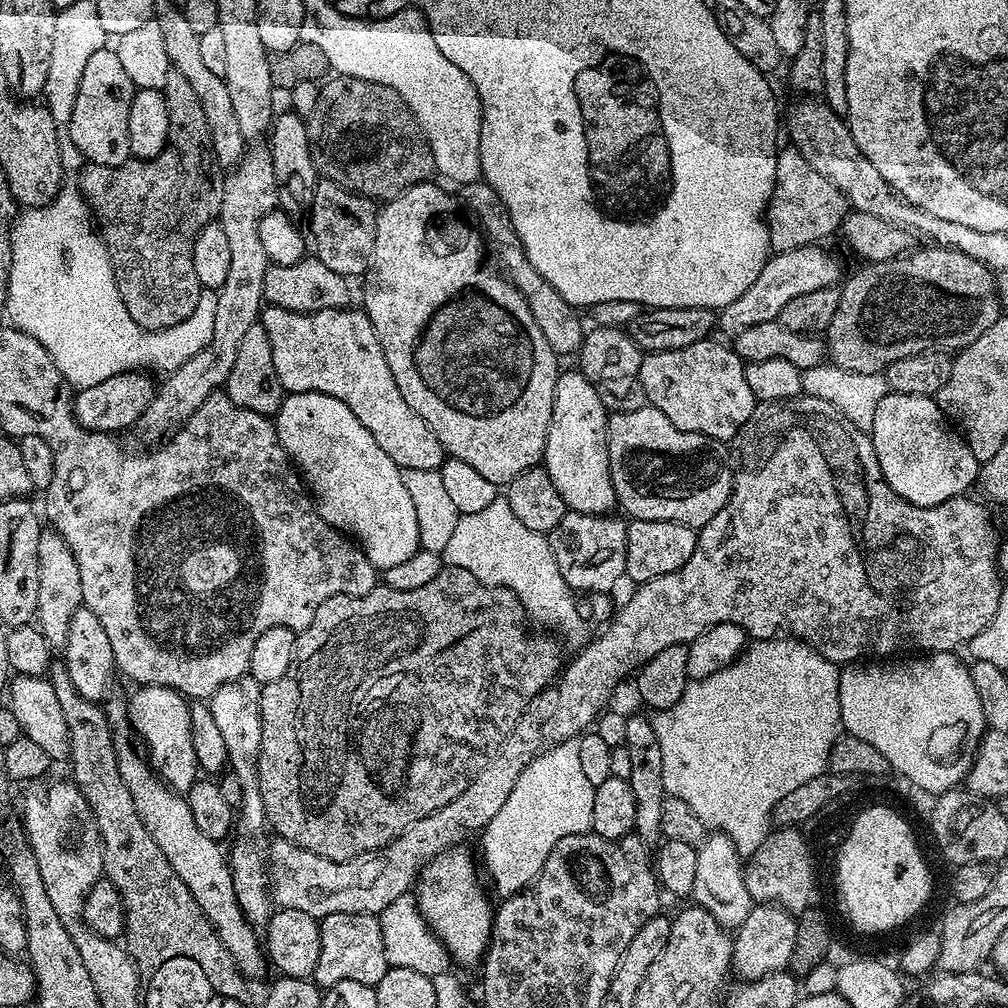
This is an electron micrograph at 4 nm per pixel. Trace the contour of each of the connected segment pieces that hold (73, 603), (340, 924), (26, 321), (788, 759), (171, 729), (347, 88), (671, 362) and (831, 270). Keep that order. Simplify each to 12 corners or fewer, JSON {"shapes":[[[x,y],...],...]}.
{"shapes":[[[56,531],[38,538],[35,623],[63,649],[82,577]],[[379,915],[320,920],[314,977],[375,984],[390,967]],[[87,200],[12,221],[11,323],[76,390],[167,374],[214,334],[216,292],[145,332]],[[752,640],[651,713],[662,782],[744,858],[828,771],[840,668]],[[145,684],[127,697],[131,731],[171,787],[198,776],[190,704]],[[323,81],[306,117],[323,179],[387,202],[433,179],[398,90]],[[716,338],[647,353],[648,404],[731,442],[758,403]],[[824,246],[769,255],[742,298],[719,309],[735,338],[810,290],[839,285]]]}

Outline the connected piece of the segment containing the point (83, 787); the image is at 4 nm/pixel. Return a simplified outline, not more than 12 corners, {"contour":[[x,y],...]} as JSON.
{"contour":[[50,679],[129,956],[208,920],[138,818],[107,711]]}

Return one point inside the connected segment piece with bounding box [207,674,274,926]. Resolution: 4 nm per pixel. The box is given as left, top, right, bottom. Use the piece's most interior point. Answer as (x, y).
(237, 707)

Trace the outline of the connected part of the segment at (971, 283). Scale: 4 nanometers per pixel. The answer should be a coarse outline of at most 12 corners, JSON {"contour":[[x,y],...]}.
{"contour":[[917,247],[840,288],[831,363],[883,372],[970,346],[1002,314],[991,268]]}

